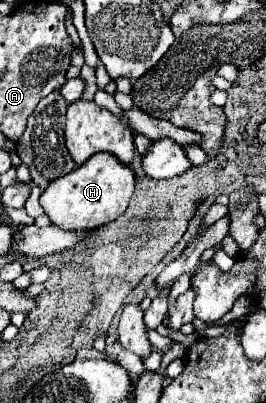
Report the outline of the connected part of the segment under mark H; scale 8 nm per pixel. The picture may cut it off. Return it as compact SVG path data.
M96 153L72 173L54 179L40 197L44 213L54 225L70 231L90 231L118 219L134 193L134 171L110 153Z

